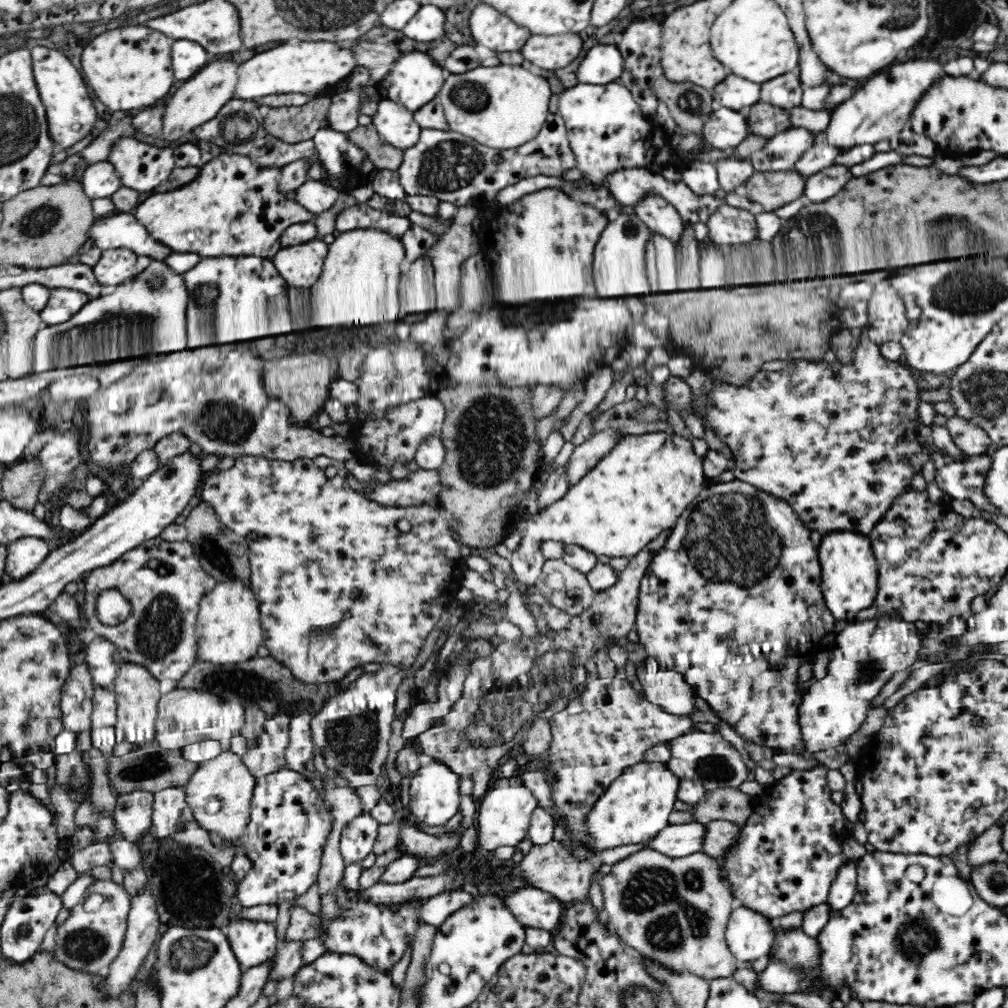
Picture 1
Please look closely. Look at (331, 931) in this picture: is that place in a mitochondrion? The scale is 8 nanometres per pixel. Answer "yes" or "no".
yes

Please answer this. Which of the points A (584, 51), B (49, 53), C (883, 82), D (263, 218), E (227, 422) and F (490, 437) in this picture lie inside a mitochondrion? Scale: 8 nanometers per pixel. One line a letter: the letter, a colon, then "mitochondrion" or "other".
A: other
B: other
C: other
D: other
E: mitochondrion
F: mitochondrion

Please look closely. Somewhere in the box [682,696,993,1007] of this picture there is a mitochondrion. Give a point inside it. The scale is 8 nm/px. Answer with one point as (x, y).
(917, 941)

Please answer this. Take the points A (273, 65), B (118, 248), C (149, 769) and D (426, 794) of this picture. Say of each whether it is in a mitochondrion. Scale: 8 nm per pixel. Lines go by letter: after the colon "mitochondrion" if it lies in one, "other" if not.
A: other
B: other
C: mitochondrion
D: other

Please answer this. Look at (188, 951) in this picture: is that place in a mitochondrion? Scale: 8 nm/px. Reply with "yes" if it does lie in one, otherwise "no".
yes

